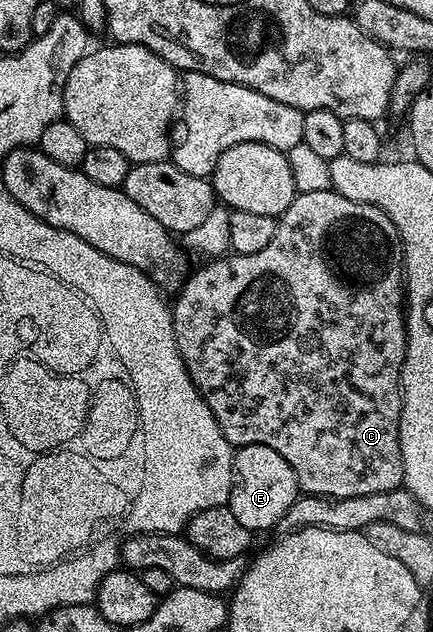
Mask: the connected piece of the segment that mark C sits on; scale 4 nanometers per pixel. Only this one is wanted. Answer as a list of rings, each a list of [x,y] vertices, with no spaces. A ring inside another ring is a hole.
[[[323,190],[322,192],[297,193],[296,199],[286,208],[286,212],[281,214],[274,232],[274,240],[262,248],[262,252],[250,252],[249,254],[232,254],[223,258],[213,258],[203,263],[205,266],[196,271],[184,284],[180,290],[180,295],[176,298],[176,303],[171,303],[172,327],[174,328],[174,340],[178,344],[178,352],[188,369],[190,380],[198,388],[198,392],[206,400],[210,412],[218,420],[218,428],[222,428],[222,436],[234,447],[244,445],[265,445],[272,448],[283,457],[294,470],[297,476],[297,484],[304,494],[317,494],[319,498],[349,498],[350,496],[370,496],[374,492],[390,492],[401,489],[404,481],[404,465],[402,464],[402,423],[400,413],[402,412],[402,396],[400,395],[400,373],[402,364],[406,356],[406,344],[408,343],[408,323],[406,321],[406,279],[404,277],[404,243],[398,232],[398,228],[376,206],[371,206],[368,202],[358,200],[346,200],[336,190]]]

